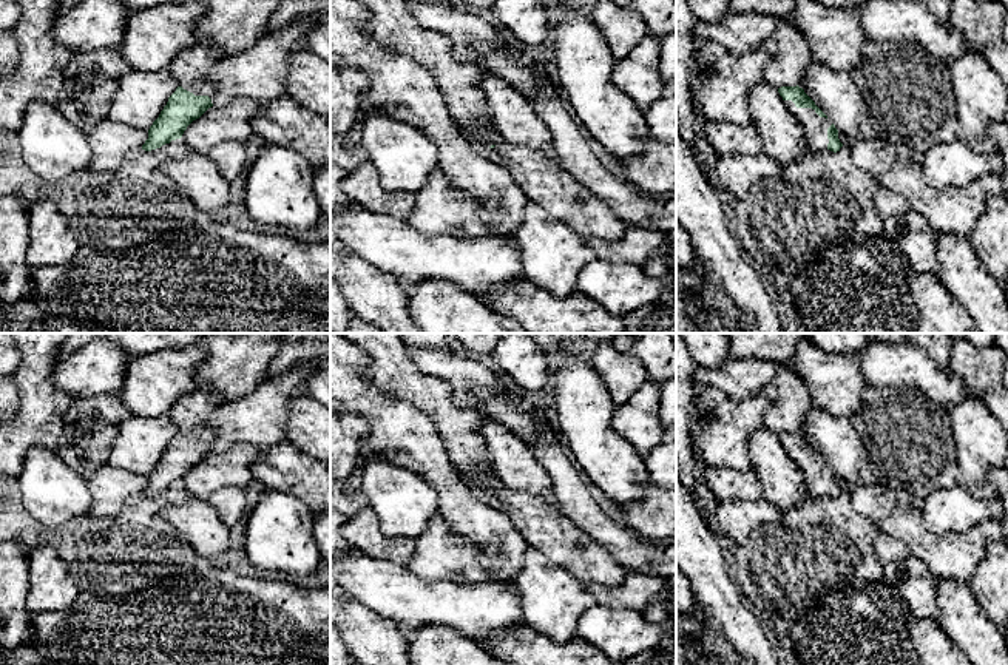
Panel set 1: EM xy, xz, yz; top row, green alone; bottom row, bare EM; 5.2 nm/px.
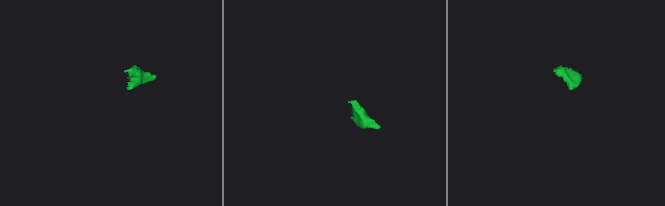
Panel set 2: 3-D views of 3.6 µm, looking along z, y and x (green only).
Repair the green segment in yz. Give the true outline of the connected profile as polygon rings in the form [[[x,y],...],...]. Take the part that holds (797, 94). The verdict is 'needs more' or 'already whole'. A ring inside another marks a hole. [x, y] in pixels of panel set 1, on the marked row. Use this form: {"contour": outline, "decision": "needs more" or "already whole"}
{"contour": [[[798,85],[781,86],[778,88],[778,93],[789,106],[790,113],[803,125],[807,143],[814,153],[824,150],[830,150],[834,153],[840,151],[843,143],[838,139],[838,130],[803,88]]], "decision": "needs more"}

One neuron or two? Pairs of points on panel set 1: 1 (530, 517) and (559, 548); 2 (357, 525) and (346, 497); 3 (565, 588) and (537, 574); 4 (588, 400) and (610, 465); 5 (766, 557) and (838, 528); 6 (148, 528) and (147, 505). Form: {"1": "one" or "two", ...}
{"1": "one", "2": "two", "3": "one", "4": "one", "5": "one", "6": "one"}

